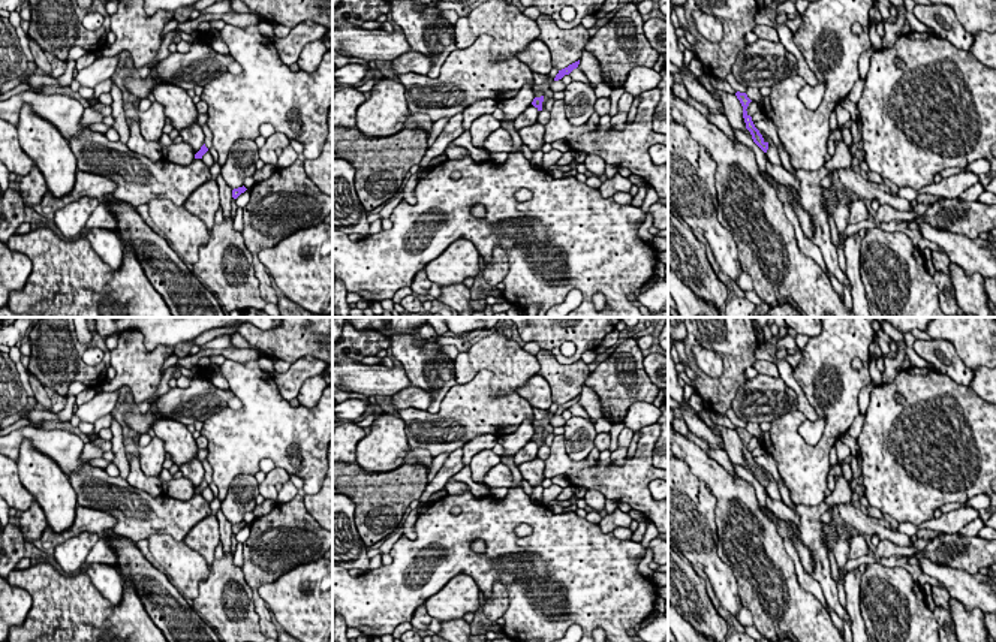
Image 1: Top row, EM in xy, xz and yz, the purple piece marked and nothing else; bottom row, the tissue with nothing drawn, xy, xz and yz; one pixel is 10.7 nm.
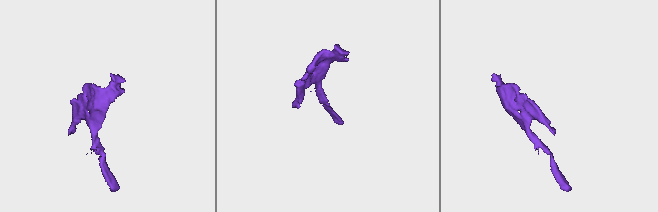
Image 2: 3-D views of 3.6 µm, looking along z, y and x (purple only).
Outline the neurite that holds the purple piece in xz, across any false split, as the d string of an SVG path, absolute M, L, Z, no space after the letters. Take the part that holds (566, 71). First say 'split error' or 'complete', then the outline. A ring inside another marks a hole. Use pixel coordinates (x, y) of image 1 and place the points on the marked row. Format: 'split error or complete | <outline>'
split error | M539 15L536 24L539 27L538 39L548 46L551 64L559 70L554 81L559 81L578 67L581 54L590 39L589 31L583 25L563 30L550 15Z

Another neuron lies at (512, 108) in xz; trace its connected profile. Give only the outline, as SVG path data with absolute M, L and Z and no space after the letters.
M526 84L515 97L506 99L499 103L503 111L505 121L514 121L521 112L524 112L533 102L535 91L532 84Z

